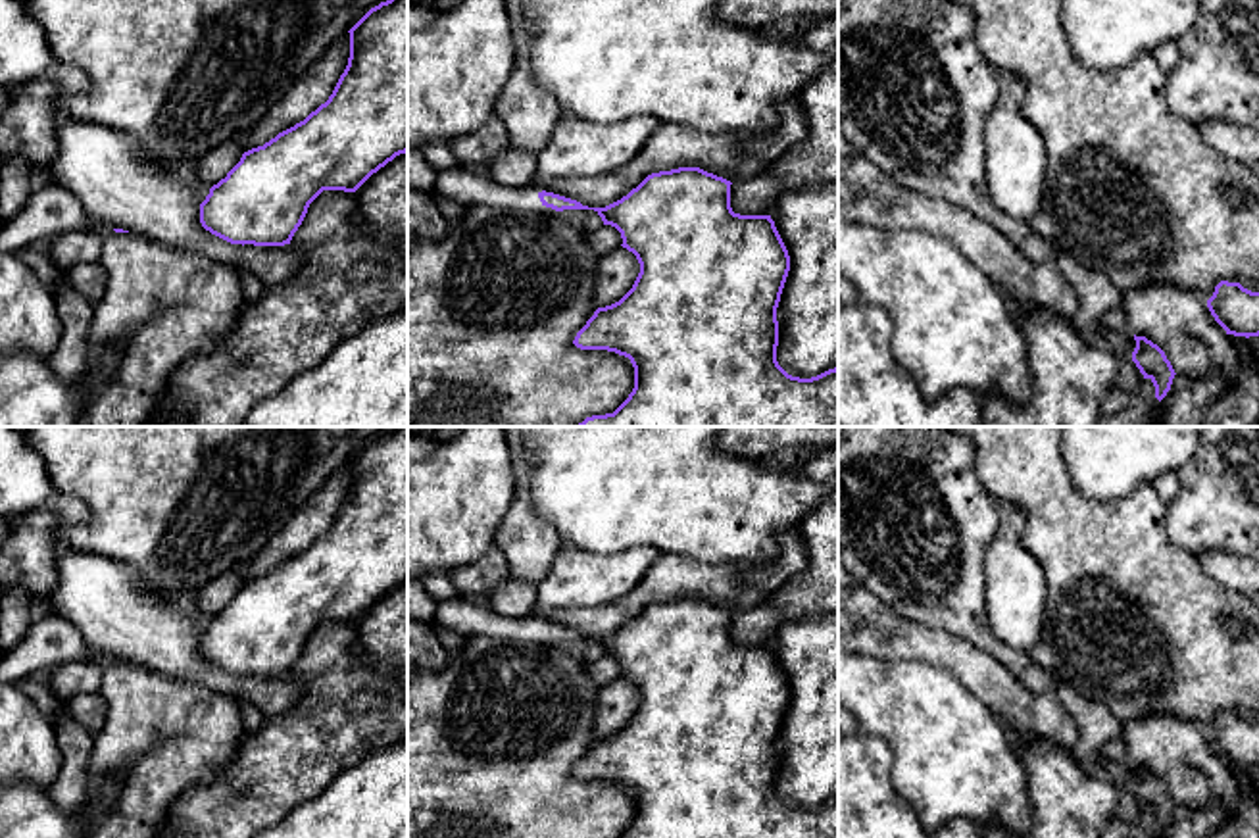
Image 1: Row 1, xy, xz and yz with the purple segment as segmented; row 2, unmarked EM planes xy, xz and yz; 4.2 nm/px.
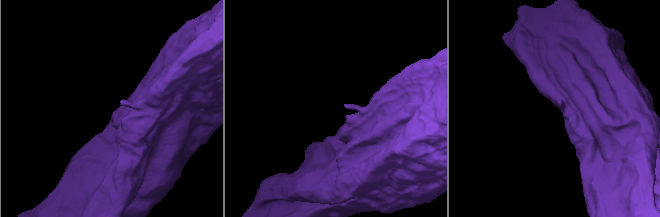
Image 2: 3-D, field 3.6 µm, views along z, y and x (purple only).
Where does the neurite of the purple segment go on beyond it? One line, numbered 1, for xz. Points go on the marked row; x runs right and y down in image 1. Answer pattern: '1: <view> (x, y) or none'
1: xz (468, 187)

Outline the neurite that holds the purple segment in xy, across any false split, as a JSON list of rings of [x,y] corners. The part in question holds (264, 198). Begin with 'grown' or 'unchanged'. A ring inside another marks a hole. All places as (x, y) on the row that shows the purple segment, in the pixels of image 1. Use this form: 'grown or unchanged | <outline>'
unchanged | [[[407,0],[371,8],[350,31],[350,58],[333,94],[304,121],[279,133],[210,188],[200,223],[231,244],[284,246],[323,190],[356,192],[373,173],[407,152]]]

